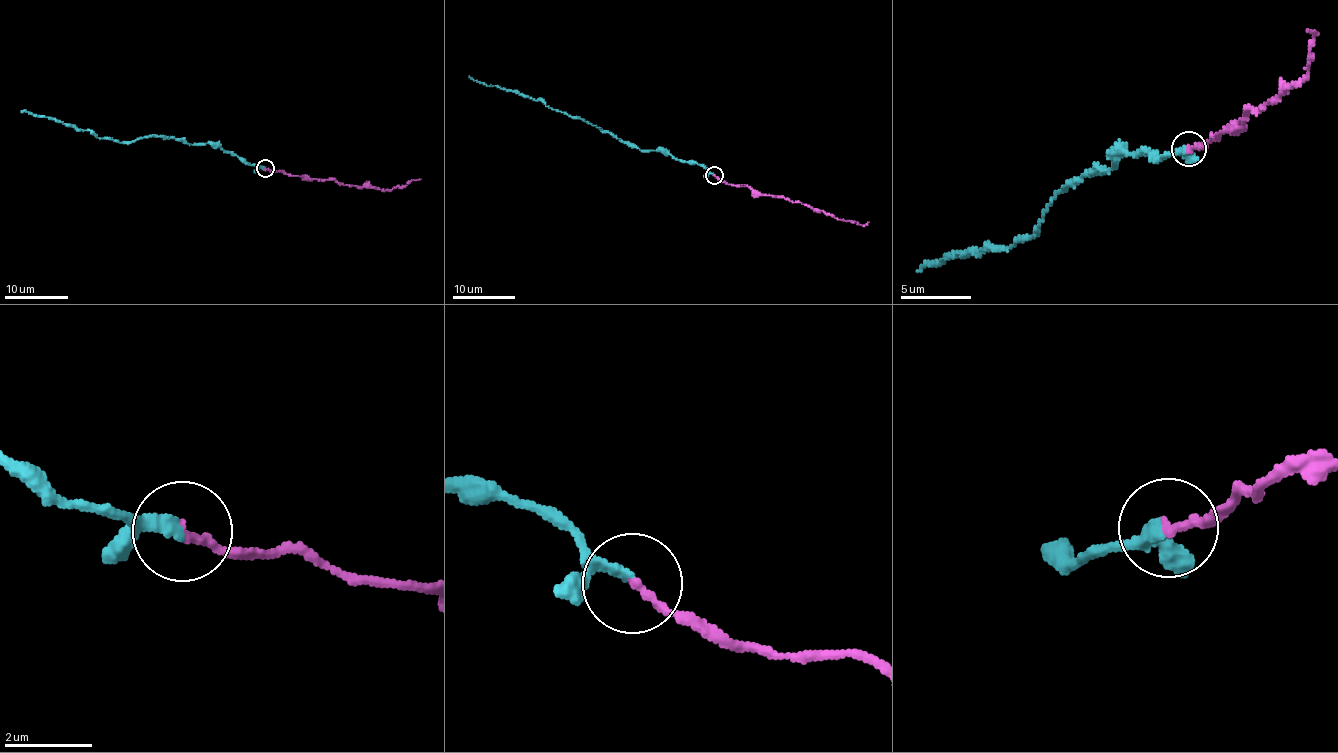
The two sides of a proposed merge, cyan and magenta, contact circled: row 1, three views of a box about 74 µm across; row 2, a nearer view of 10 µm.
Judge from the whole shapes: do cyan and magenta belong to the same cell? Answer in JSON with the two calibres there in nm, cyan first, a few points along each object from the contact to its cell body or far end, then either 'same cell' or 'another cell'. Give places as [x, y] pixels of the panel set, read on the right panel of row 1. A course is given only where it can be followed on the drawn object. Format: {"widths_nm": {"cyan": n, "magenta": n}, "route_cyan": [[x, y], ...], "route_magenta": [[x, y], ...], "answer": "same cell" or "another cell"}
{"widths_nm": {"cyan": 160, "magenta": 200}, "route_cyan": [[1188, 149], [1161, 160], [1146, 152], [1115, 152], [1113, 169], [1071, 182], [1030, 238], [945, 256], [917, 271]], "route_magenta": [[1188, 149], [1243, 120], [1245, 109], [1264, 108], [1284, 88], [1303, 80], [1313, 35], [1307, 30]], "answer": "same cell"}

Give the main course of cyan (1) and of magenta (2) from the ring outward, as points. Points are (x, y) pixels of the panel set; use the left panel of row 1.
1: (265, 168), (248, 165), (211, 143), (191, 145), (162, 136), (118, 142), (47, 117), (21, 112)
2: (265, 168), (386, 190), (421, 179)

